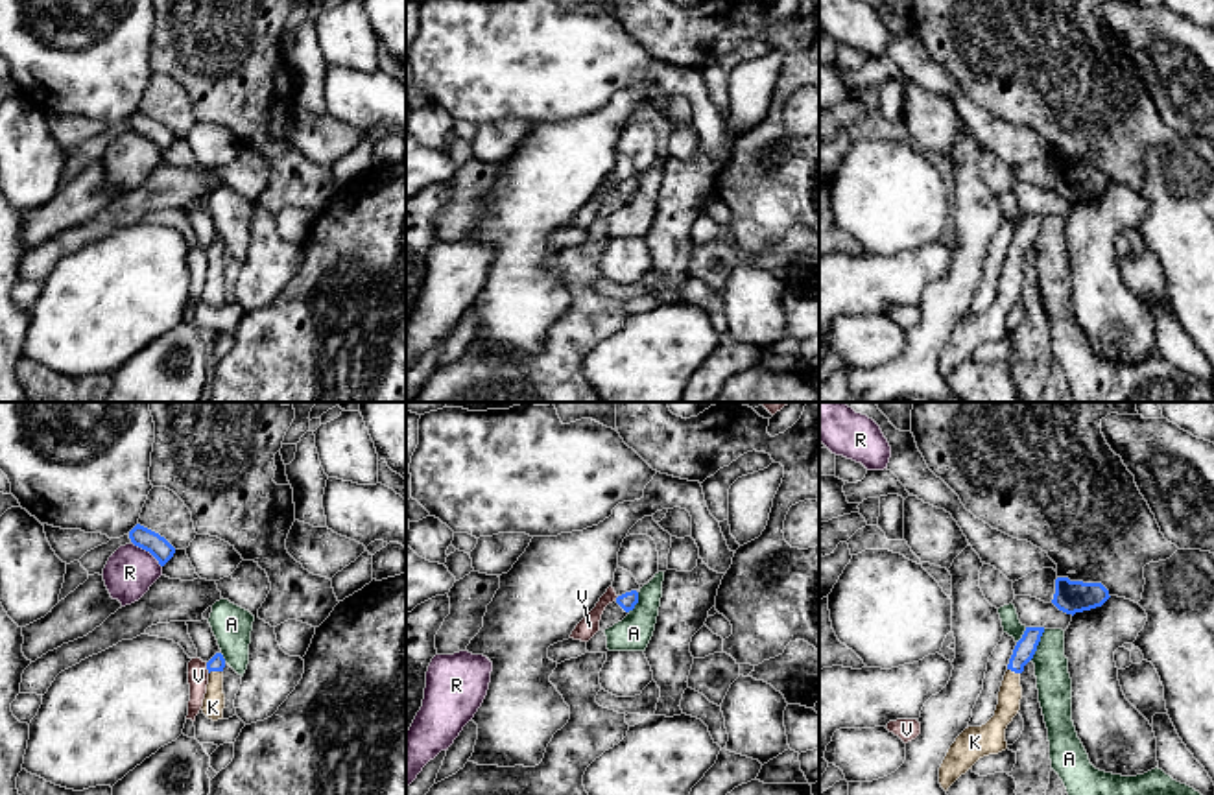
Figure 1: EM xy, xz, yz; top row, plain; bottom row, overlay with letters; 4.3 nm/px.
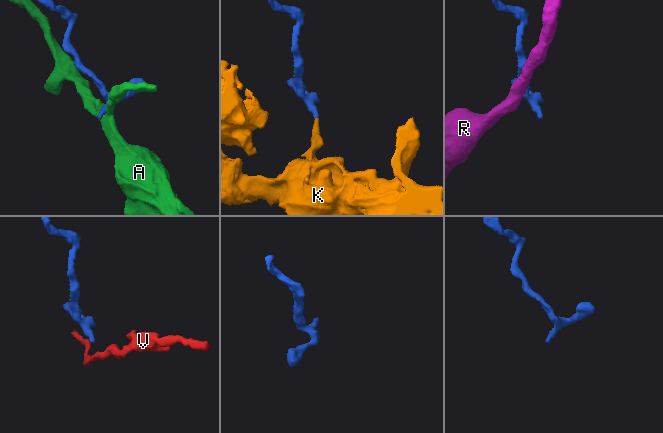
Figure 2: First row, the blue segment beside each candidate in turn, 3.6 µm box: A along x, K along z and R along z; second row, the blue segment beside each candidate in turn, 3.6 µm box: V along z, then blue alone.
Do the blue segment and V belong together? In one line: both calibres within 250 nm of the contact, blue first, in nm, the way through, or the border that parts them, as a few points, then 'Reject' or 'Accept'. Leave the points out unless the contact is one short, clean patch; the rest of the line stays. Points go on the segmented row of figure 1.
Thickness 70 nm (blue) against 100 nm. Boundary: xy (205, 663), (209, 672). Reject

